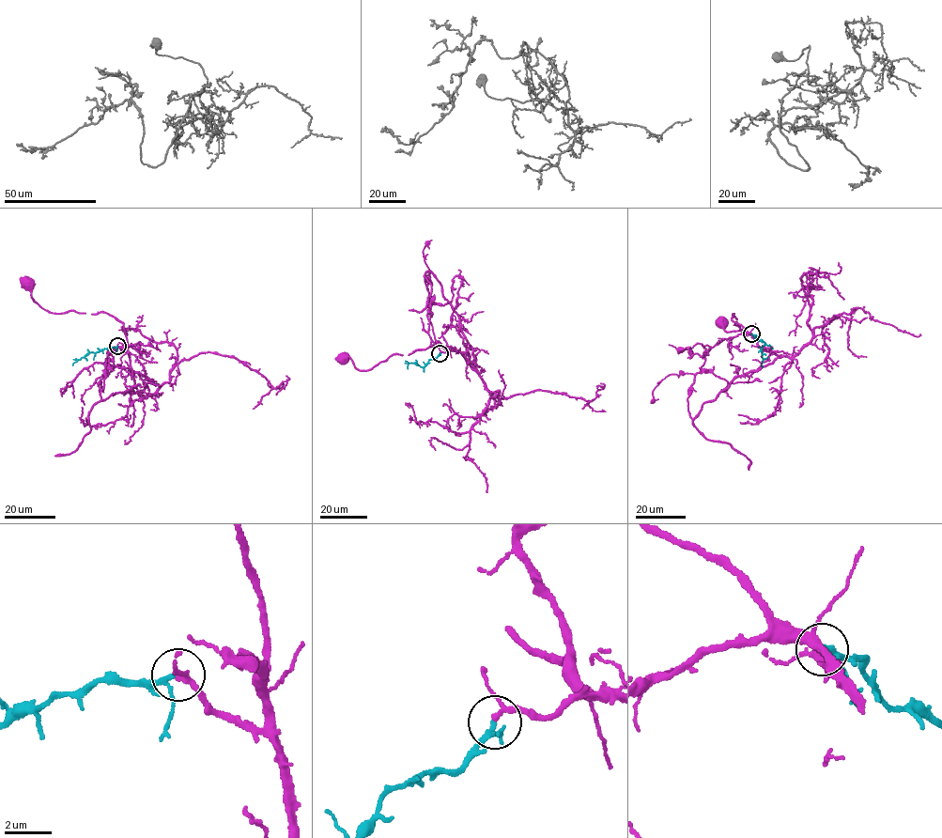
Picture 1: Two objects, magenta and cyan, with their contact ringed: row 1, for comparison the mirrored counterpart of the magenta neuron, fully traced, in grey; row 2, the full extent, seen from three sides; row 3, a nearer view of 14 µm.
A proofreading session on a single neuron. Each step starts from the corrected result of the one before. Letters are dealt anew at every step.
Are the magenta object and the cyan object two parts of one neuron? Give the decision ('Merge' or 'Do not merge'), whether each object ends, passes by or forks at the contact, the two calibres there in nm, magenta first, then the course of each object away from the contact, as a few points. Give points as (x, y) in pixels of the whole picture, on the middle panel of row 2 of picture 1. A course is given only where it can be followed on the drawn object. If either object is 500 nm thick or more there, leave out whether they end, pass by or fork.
Merge. At the ring magenta passes by. At the ring cyan passes by. Thickness 190 nm (magenta) against 170 nm. Course of magenta: (440, 352), (449, 350), (438, 341), (409, 354), (393, 354), (371, 368), (362, 371), (348, 356), (344, 359). Course of cyan: (440, 352), (423, 367), (405, 361)

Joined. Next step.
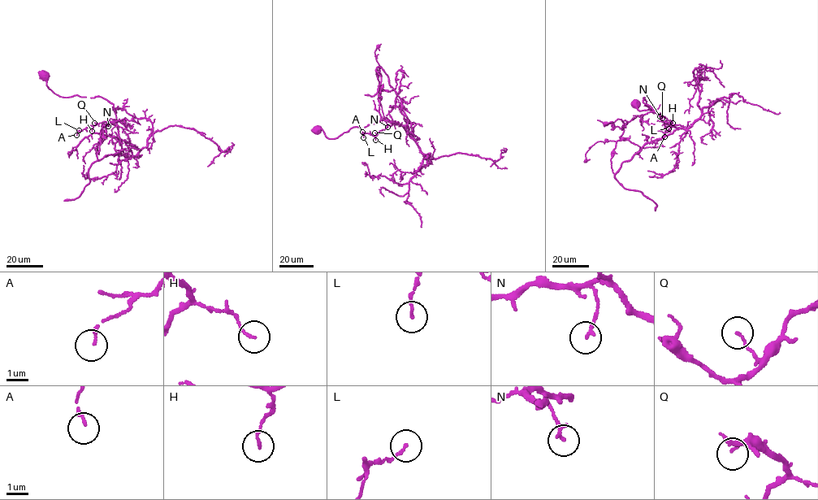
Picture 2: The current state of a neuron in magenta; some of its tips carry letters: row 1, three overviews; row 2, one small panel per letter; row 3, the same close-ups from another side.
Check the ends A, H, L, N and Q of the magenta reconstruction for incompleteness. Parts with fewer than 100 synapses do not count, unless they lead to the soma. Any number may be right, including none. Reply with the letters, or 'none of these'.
none of these

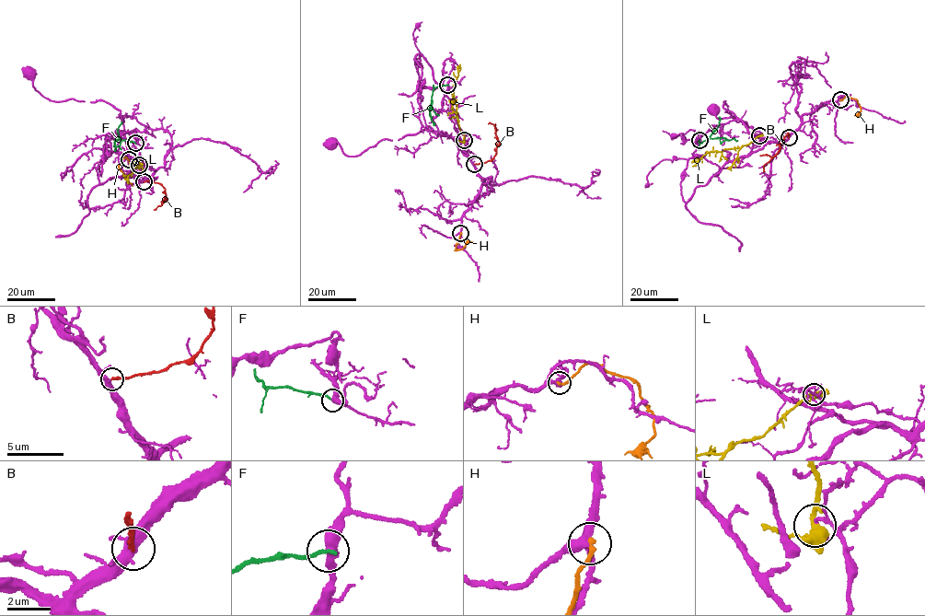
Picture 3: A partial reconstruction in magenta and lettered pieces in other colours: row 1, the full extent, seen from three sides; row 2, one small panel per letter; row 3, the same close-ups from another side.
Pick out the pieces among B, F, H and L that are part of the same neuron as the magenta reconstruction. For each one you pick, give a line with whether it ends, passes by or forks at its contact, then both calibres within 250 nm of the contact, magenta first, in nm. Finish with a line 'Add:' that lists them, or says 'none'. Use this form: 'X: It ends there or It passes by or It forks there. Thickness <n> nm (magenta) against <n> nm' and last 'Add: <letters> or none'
Add: none

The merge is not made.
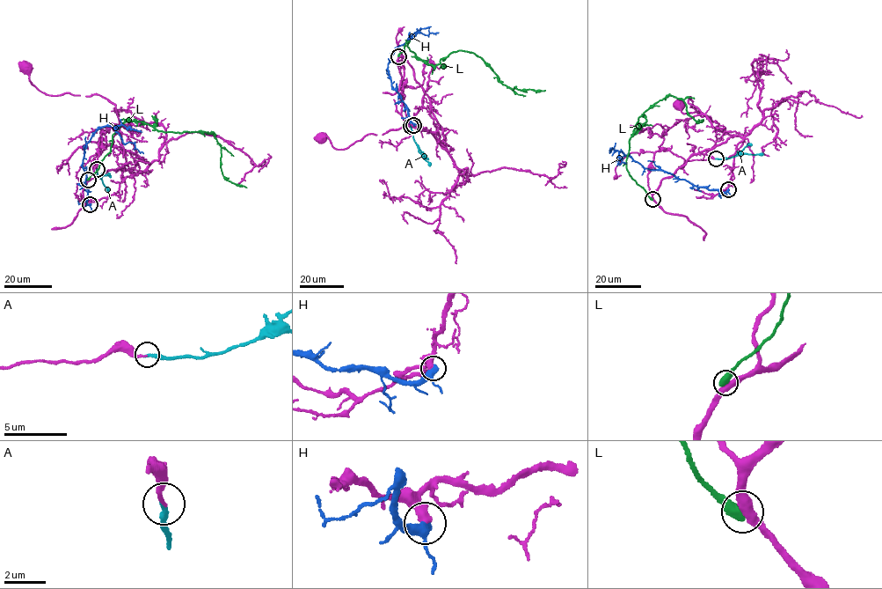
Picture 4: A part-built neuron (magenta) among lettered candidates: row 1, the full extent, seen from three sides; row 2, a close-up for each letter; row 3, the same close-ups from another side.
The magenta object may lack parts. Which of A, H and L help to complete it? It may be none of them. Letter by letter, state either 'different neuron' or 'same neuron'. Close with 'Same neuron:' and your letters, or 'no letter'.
A: same neuron
H: different neuron
L: different neuron
Same neuron: A

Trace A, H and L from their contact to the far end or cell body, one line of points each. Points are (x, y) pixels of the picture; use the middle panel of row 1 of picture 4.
A: (410, 126), (419, 152), (430, 165)
H: (413, 125), (400, 94), (391, 86), (388, 62), (394, 50), (419, 32), (426, 35), (438, 32)
L: (399, 55), (410, 40), (410, 50), (428, 64), (465, 50), (481, 57), (512, 89), (545, 90)

